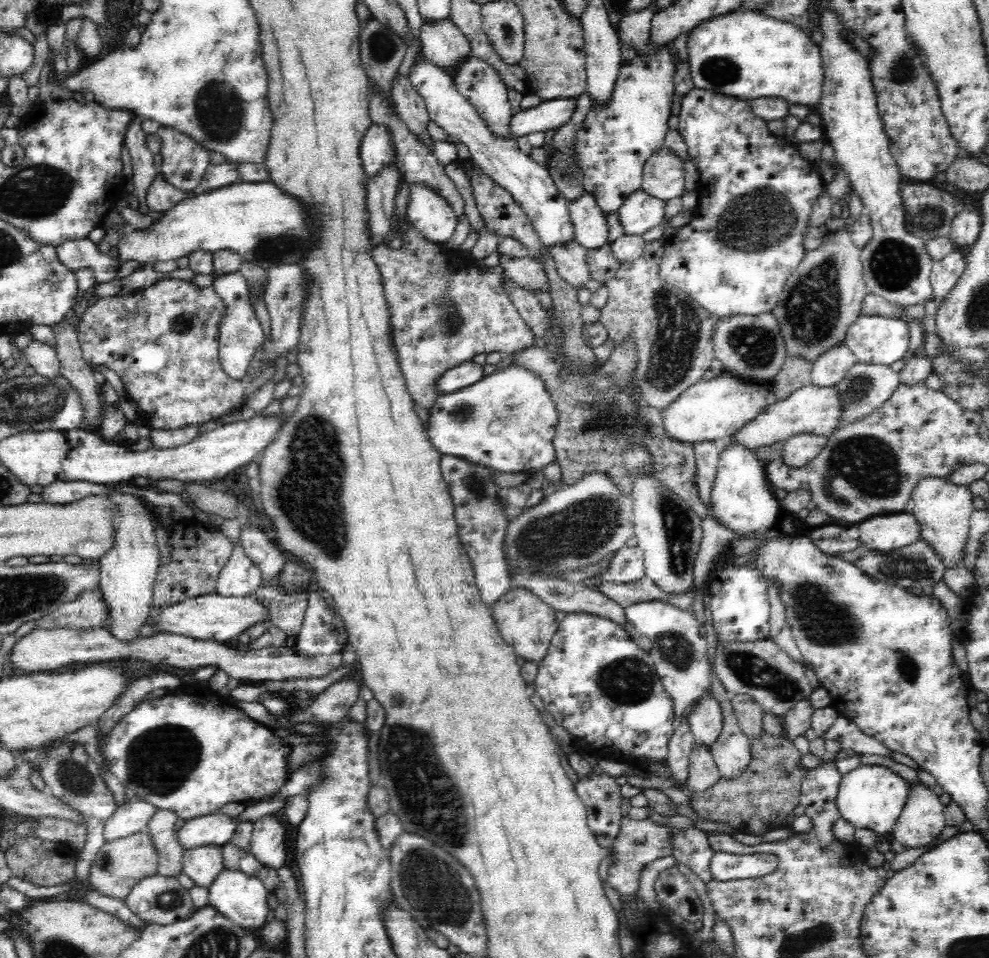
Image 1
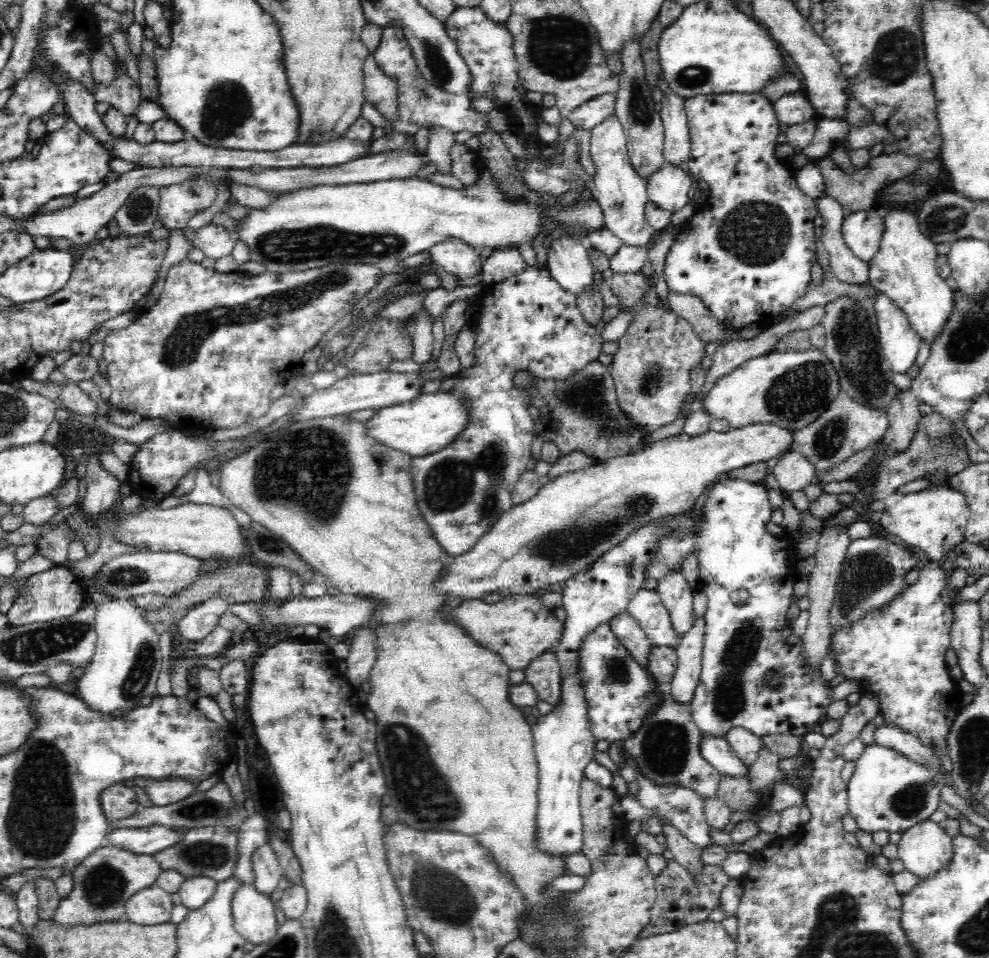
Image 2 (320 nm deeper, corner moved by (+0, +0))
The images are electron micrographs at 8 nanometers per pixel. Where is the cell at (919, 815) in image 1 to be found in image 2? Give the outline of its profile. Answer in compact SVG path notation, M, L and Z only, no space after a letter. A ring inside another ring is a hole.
M930 820L910 827L897 844L899 858L916 878L934 875L945 869L953 857L953 839Z

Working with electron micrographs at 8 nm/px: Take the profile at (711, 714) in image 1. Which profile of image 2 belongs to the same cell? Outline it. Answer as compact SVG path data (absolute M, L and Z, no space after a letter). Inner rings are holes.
M703 738L701 743L702 757L718 773L732 778L748 776L749 768L736 757L727 738Z

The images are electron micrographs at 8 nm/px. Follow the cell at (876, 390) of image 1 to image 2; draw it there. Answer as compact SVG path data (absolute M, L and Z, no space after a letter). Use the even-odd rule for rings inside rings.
M840 393L810 426L793 432L793 448L804 455L819 474L827 473L841 462L848 460L859 450L883 439L889 425L889 418L884 411L874 410Z

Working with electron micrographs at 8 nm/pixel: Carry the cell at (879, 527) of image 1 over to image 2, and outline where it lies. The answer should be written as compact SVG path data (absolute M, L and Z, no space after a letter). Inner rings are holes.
M946 485L930 486L925 490L904 495L892 507L886 507L881 523L889 534L898 536L904 545L919 548L934 562L947 561L950 550L963 540L969 521L969 504L964 494Z

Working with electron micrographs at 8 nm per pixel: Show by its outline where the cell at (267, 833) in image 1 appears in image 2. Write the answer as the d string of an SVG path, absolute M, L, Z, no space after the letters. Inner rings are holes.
M265 843L256 849L252 860L254 888L270 897L272 892L278 888L278 882L284 876L283 870L280 868L280 863L276 859L276 853L272 851L272 847L268 843Z

